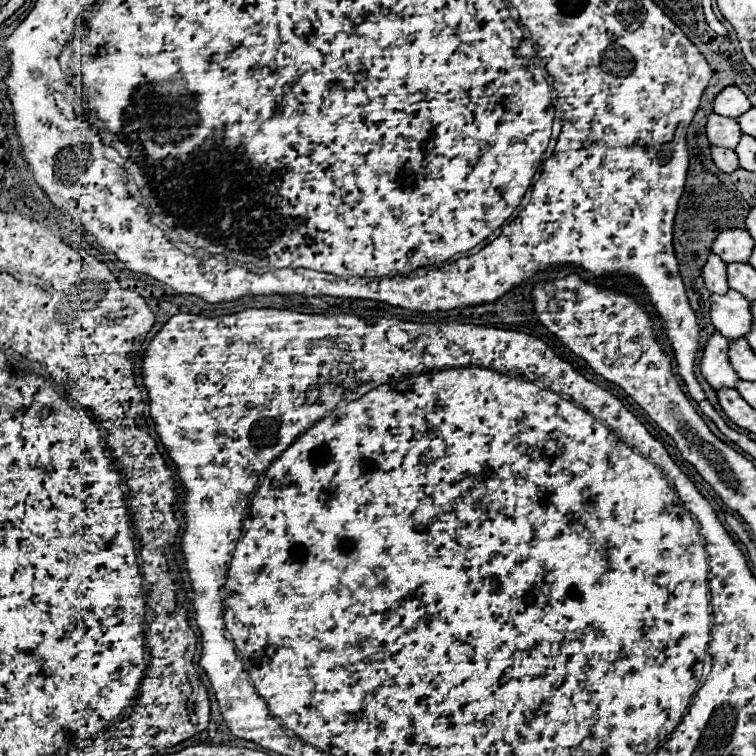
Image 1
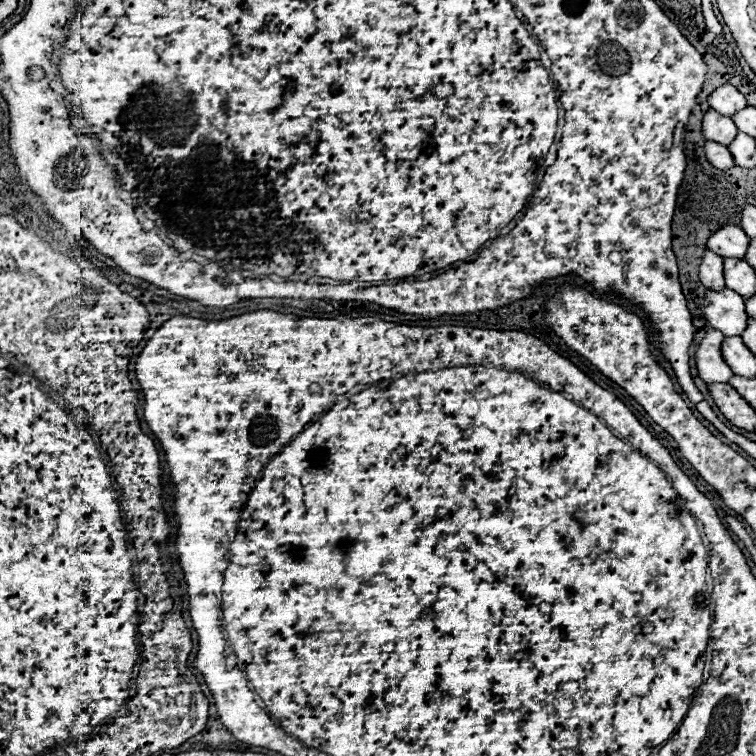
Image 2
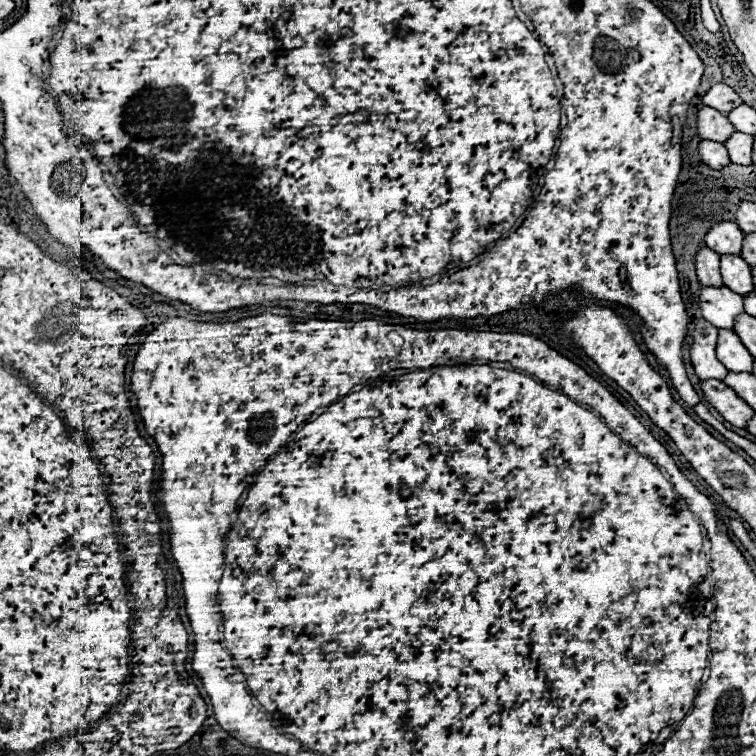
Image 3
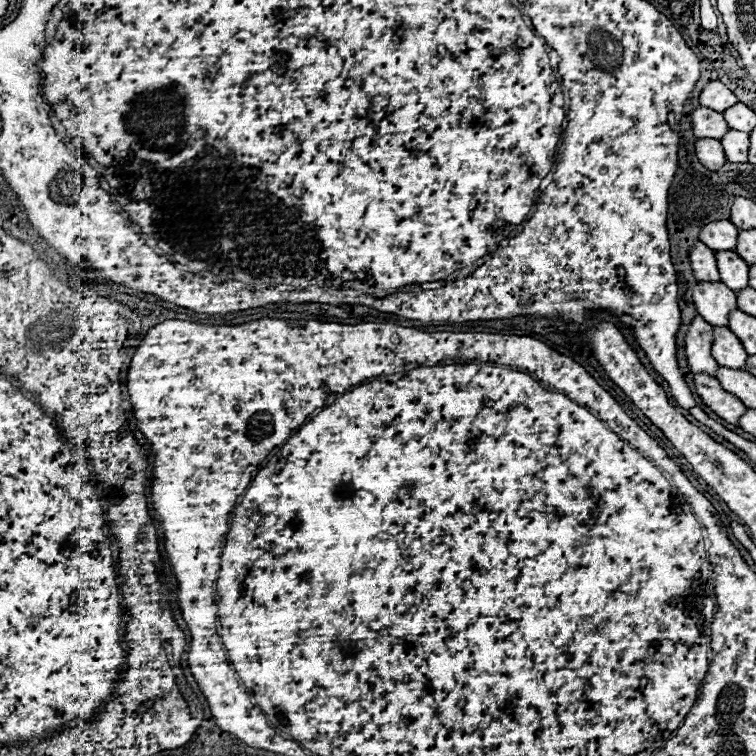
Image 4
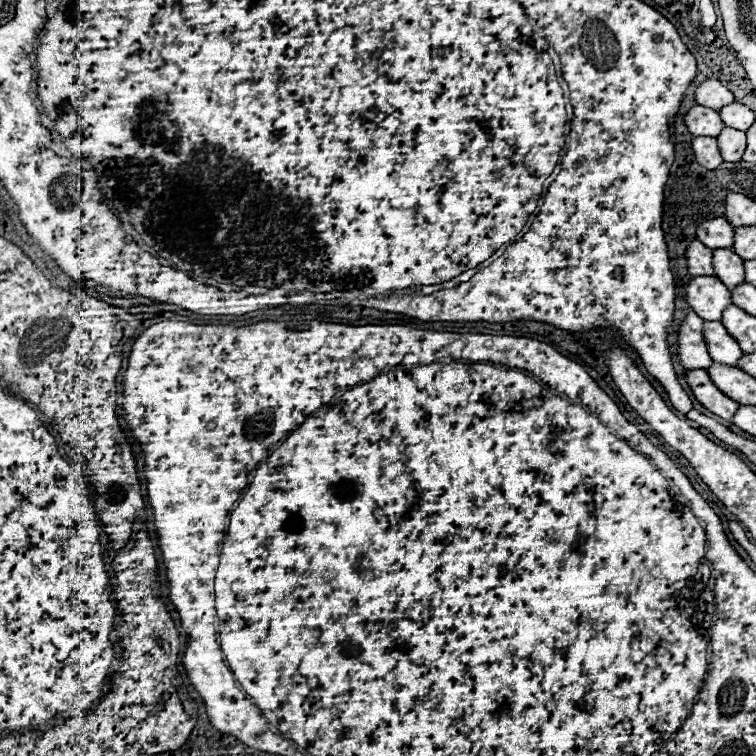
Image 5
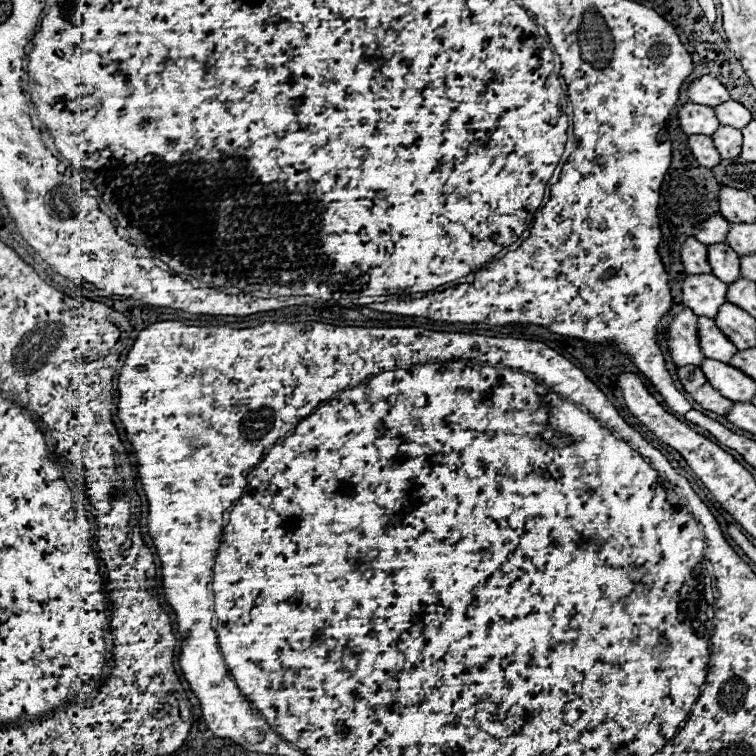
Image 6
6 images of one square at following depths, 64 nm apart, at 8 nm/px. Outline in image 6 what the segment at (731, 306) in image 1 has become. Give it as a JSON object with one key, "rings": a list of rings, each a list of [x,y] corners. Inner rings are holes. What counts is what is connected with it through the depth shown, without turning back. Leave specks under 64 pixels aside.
{"rings":[[[714,274],[686,276],[682,282],[682,304],[694,310],[696,316],[716,318],[718,308],[726,302],[728,286]]]}

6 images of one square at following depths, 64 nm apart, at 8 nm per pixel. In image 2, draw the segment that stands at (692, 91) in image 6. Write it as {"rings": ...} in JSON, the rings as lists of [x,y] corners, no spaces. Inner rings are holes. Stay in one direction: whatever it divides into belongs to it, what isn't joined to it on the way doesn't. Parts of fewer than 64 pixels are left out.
{"rings":[[[724,84],[724,86],[716,88],[716,90],[710,94],[708,102],[710,102],[712,110],[716,110],[716,112],[722,114],[722,116],[736,114],[738,110],[746,108],[746,104],[748,104],[746,98],[744,98],[744,94],[740,94],[740,92],[738,92],[734,86],[730,86],[730,84]]]}

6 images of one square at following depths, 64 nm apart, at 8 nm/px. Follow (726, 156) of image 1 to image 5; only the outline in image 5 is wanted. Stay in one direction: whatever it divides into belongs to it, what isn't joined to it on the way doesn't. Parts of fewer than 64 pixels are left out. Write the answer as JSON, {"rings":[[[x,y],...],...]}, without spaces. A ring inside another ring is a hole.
{"rings":[[[696,136],[692,140],[692,150],[694,156],[698,160],[698,164],[702,164],[708,170],[716,170],[724,160],[722,154],[718,150],[718,142],[716,138],[706,138],[706,136]]]}

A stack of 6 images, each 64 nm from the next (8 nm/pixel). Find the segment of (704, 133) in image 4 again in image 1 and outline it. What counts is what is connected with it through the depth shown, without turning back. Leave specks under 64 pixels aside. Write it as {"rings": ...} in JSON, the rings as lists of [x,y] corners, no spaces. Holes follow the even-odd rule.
{"rings":[[[718,114],[708,116],[706,134],[714,146],[732,148],[732,150],[738,146],[740,138],[742,138],[742,130],[740,130],[738,122],[734,118],[726,118],[726,116],[718,116]]]}

